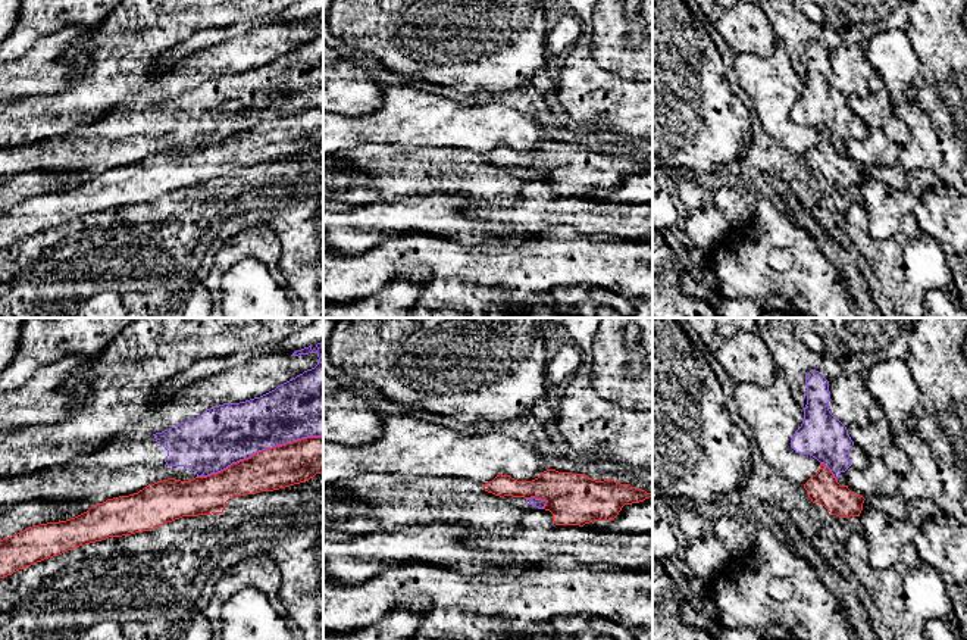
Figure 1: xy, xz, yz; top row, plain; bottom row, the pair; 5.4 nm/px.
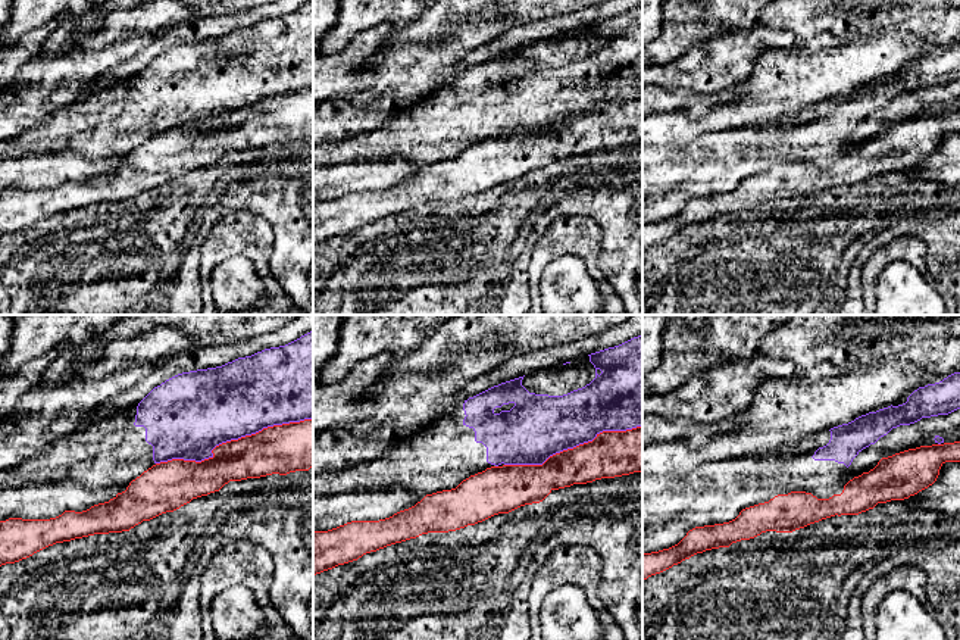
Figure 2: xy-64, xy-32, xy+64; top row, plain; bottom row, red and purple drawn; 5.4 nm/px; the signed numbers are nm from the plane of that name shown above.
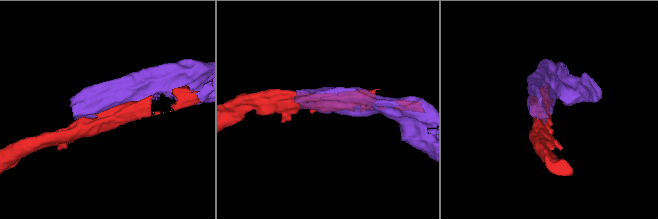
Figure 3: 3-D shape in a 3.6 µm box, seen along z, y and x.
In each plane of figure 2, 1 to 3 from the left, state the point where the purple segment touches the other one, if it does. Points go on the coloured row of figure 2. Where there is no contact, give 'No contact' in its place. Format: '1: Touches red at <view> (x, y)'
1: Touches red at xy-64 (231, 440)
2: Touches red at xy-32 (574, 448)
3: No contact

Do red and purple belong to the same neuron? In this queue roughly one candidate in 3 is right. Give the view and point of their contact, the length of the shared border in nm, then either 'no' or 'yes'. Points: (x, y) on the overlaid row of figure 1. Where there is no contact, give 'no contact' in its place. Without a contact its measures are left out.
meets red in xy at (259, 452); contact 700 nm long; no

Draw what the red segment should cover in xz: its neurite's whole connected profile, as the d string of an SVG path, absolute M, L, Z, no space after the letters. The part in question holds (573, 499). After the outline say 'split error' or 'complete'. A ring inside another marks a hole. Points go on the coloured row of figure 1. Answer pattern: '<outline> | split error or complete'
M544 471L532 481L517 481L510 475L497 475L484 484L495 496L513 496L545 500L556 525L579 525L614 519L625 505L653 497L645 490L614 480L595 481L585 474Z | complete

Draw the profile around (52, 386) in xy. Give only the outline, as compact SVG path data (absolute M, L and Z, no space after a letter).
M69 356L41 366L25 385L0 393L0 433L15 433L38 424L56 424L68 412L91 402L93 396L73 393L75 375L91 377L91 362Z

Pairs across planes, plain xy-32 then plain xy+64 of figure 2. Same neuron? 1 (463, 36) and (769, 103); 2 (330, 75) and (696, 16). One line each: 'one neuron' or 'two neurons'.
1: one neuron
2: two neurons

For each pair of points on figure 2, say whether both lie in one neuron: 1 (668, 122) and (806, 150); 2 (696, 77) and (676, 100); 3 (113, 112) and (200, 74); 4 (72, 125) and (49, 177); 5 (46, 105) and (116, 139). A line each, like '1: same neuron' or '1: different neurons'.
1: different neurons
2: different neurons
3: same neuron
4: different neurons
5: different neurons

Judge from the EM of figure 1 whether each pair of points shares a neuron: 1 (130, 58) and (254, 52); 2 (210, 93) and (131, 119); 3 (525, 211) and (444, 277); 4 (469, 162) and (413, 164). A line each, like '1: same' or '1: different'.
1: same
2: same
3: different
4: same

